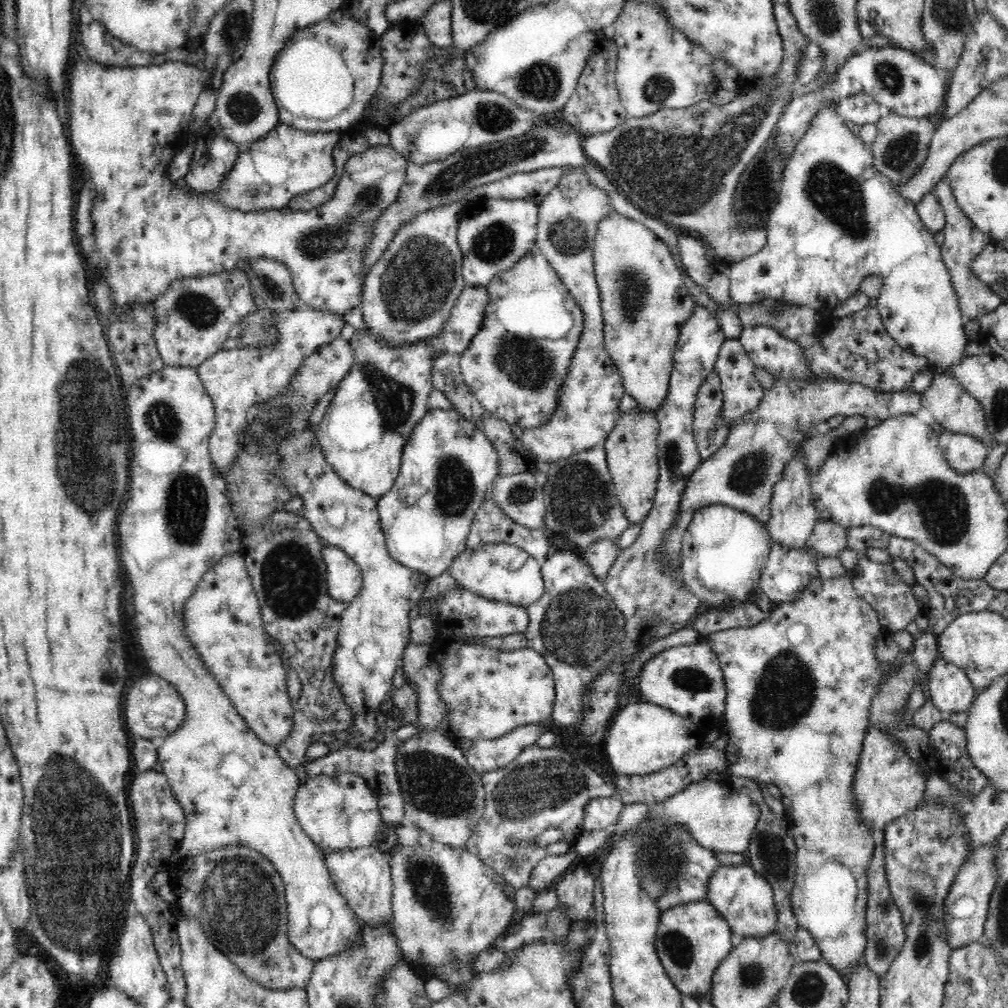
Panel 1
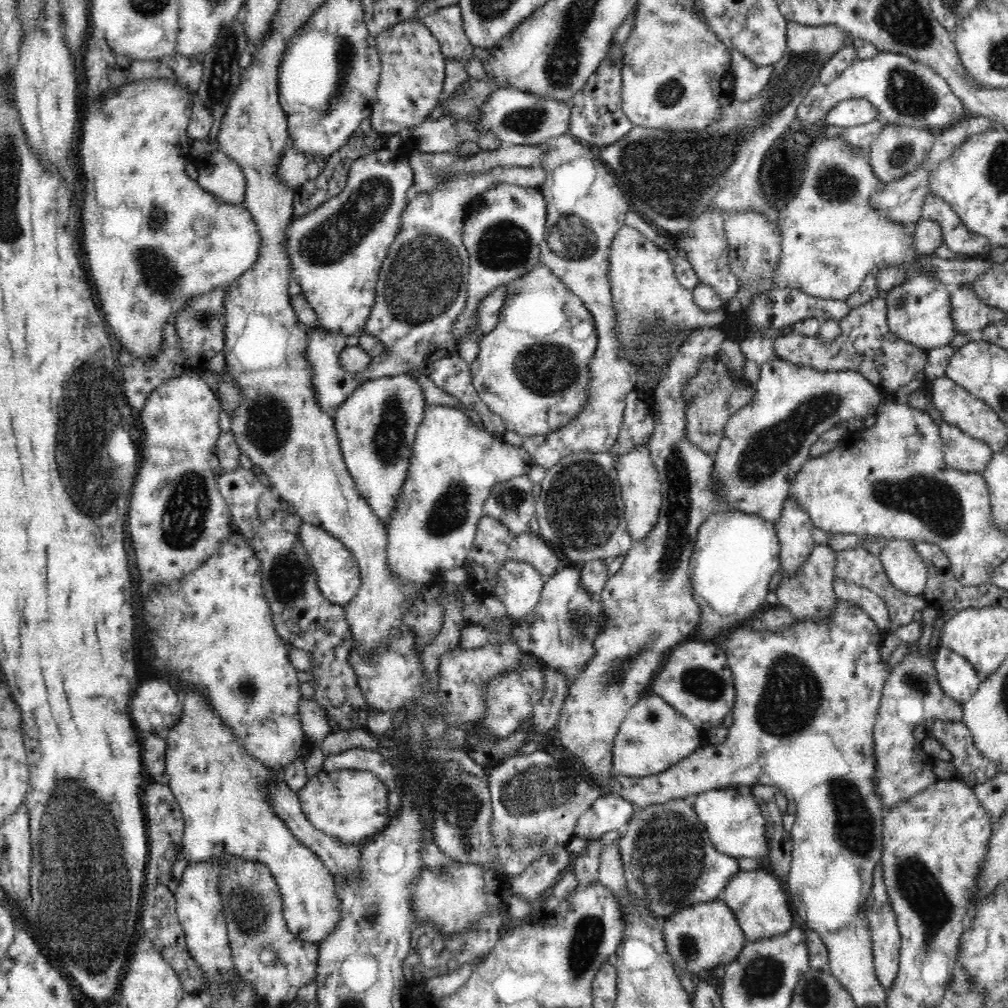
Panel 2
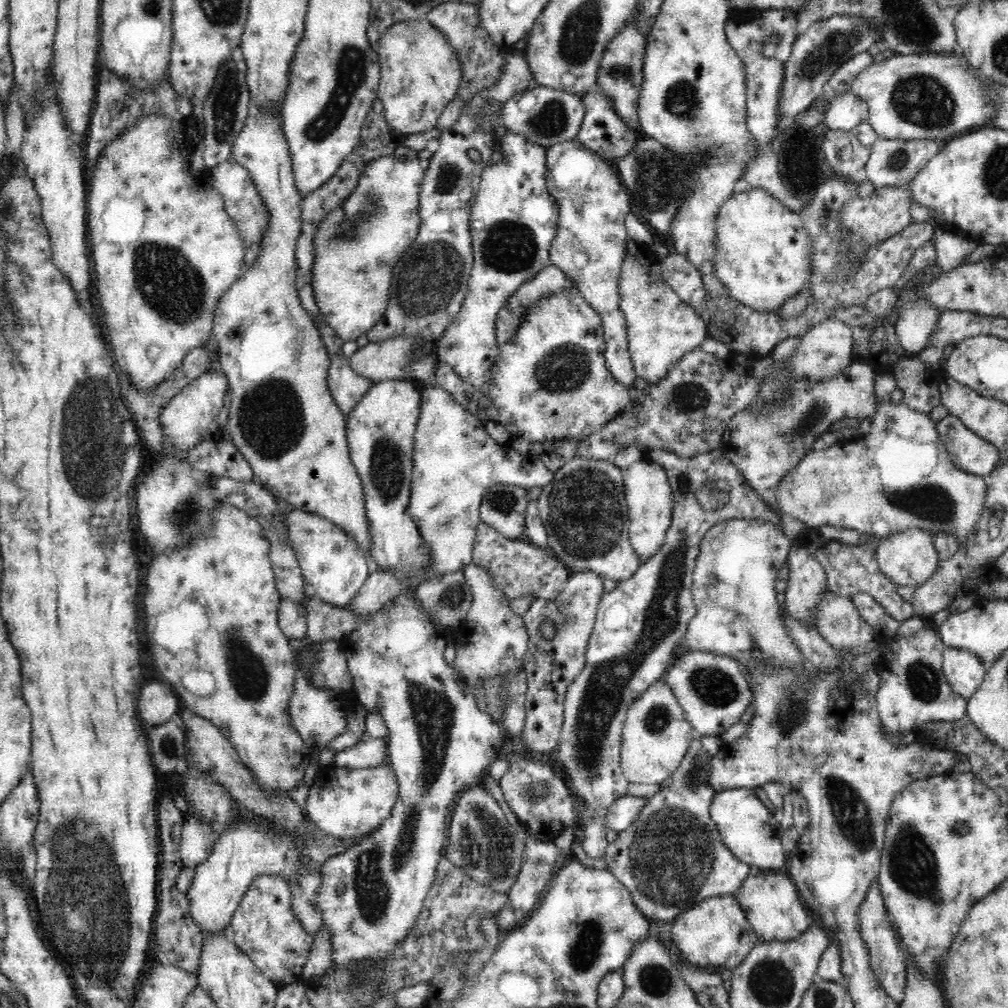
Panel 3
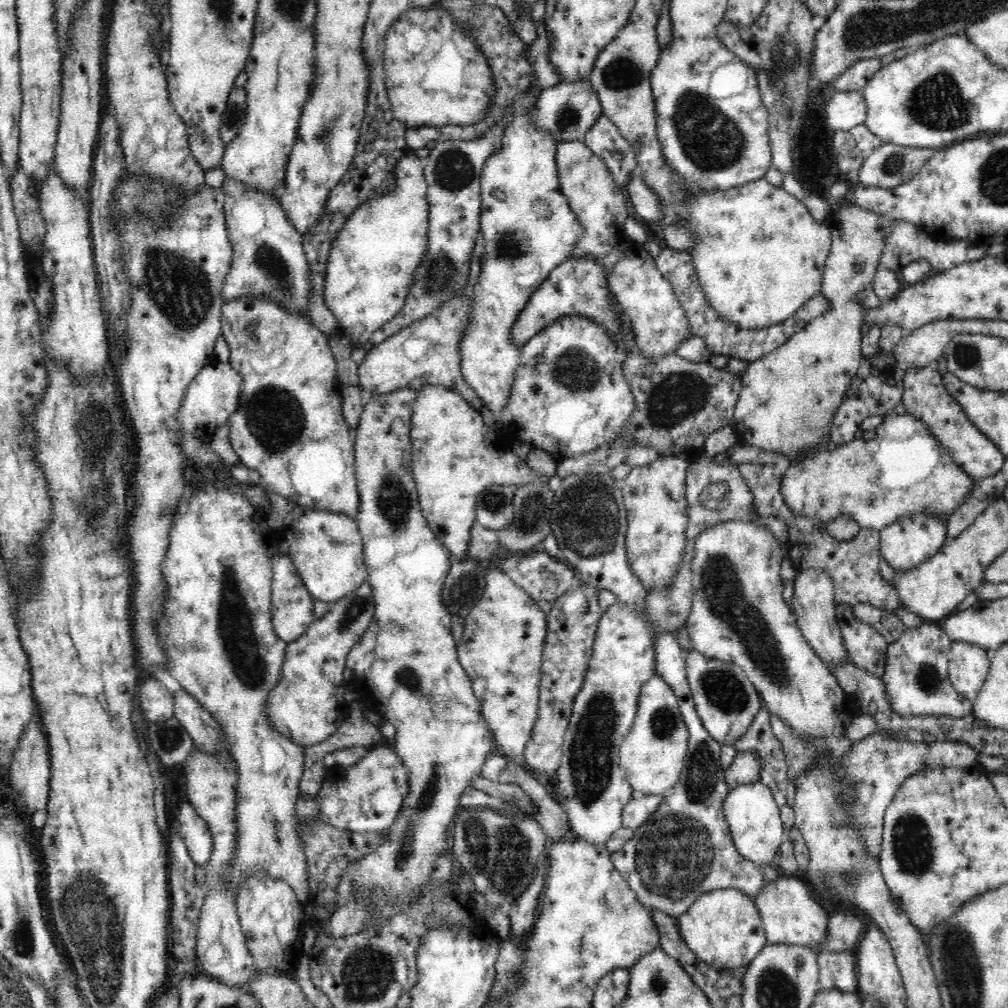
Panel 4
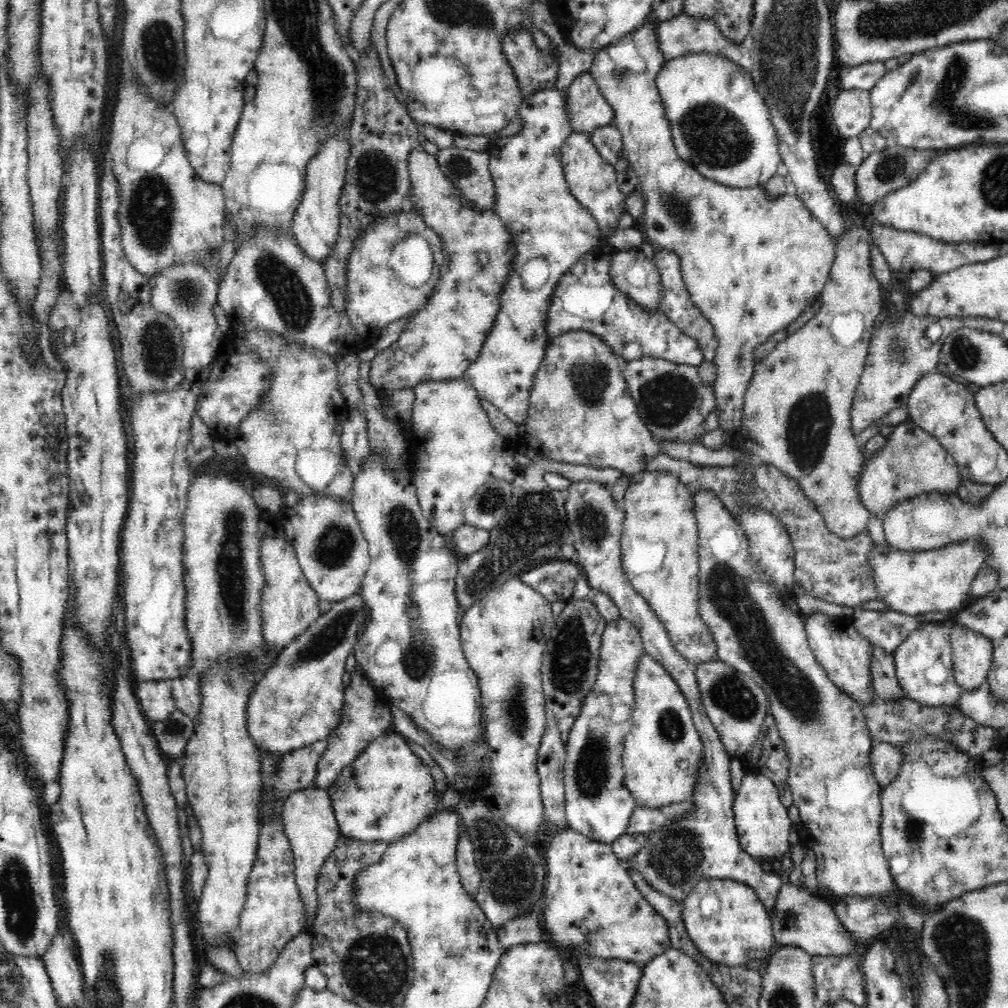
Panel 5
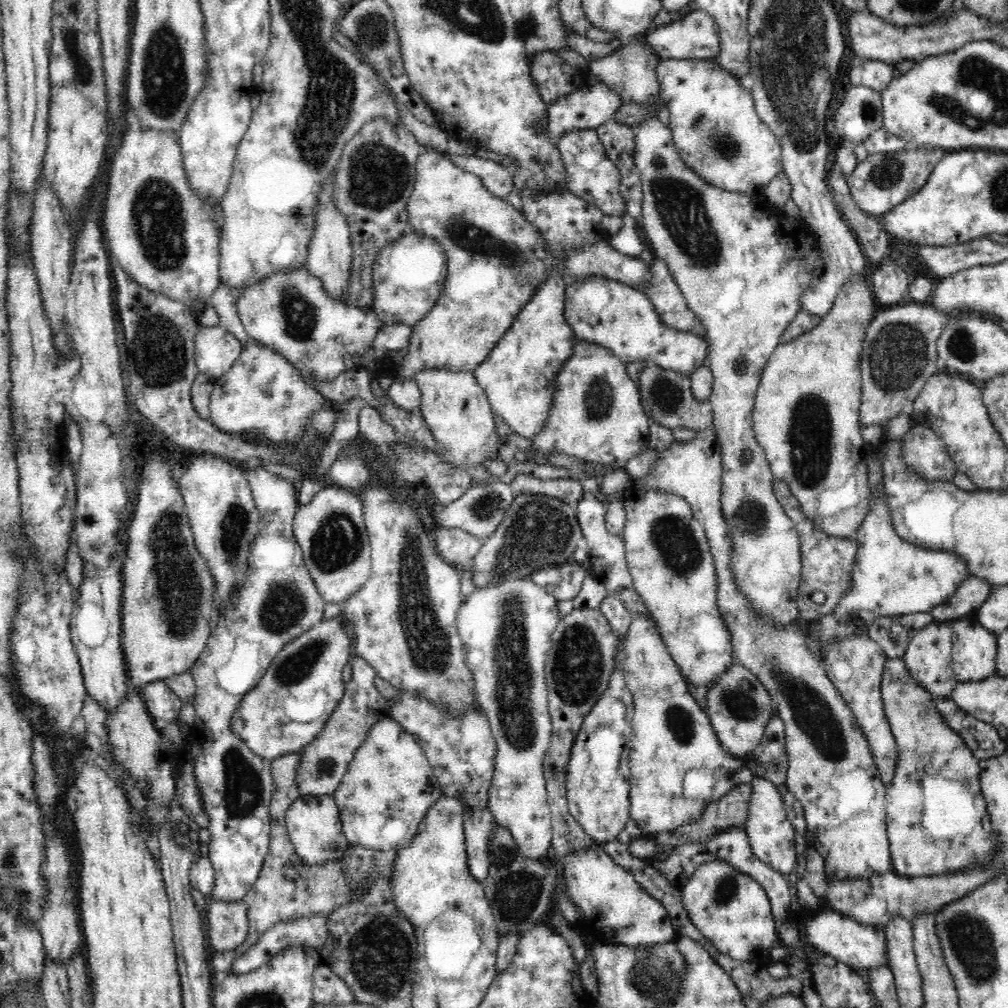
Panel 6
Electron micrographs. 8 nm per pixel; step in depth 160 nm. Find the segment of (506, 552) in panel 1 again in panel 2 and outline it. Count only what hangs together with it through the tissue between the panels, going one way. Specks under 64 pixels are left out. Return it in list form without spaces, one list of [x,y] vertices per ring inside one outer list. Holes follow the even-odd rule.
[[[506,559],[497,574],[495,596],[505,607],[508,615],[519,620],[538,605],[544,578],[532,564]]]

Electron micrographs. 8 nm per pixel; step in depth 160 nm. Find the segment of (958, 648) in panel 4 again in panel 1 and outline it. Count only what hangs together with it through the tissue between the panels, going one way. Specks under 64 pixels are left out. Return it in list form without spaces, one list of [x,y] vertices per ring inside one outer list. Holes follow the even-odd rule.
[[[939,657],[928,674],[932,702],[945,718],[970,708],[975,688],[963,668]]]

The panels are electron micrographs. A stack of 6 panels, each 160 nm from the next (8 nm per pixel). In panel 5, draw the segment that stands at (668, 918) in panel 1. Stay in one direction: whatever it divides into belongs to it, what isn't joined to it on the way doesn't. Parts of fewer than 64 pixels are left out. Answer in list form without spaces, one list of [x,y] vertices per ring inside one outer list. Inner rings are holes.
[[[725,878],[700,880],[682,903],[681,917],[690,939],[712,963],[738,967],[770,956],[775,942],[771,914],[747,884]]]

